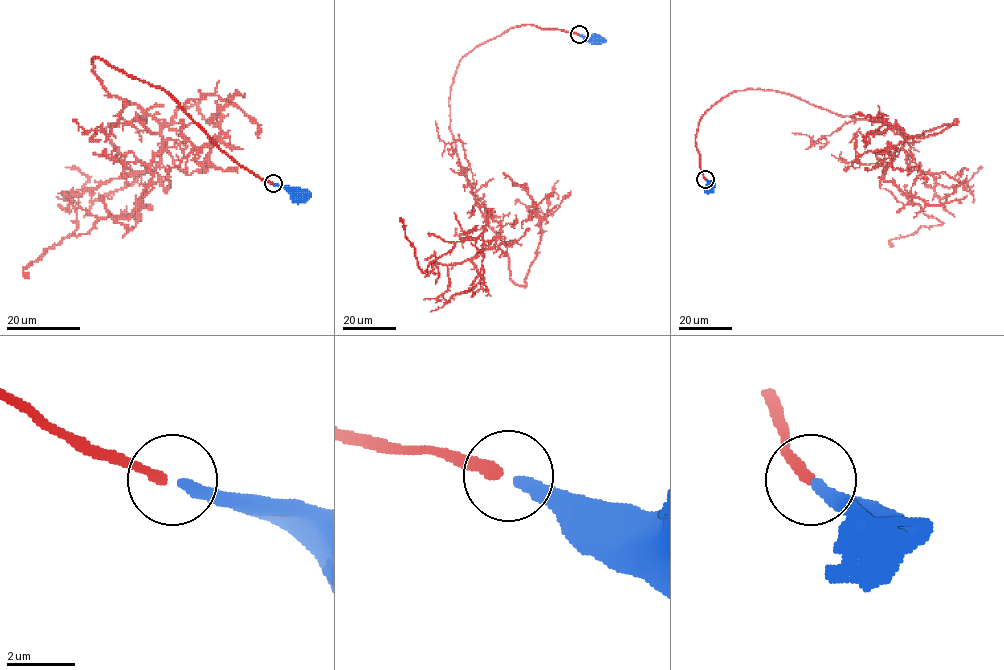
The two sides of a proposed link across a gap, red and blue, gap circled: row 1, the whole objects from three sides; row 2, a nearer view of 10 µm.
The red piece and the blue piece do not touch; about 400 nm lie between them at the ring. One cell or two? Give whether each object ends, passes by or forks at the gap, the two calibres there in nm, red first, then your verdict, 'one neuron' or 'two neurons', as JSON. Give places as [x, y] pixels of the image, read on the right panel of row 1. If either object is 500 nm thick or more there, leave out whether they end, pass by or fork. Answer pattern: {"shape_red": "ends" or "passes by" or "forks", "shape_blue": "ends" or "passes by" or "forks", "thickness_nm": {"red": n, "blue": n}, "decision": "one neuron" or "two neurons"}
{"shape_red": "ends", "shape_blue": "ends", "thickness_nm": {"red": 320, "blue": 360}, "decision": "one neuron"}

